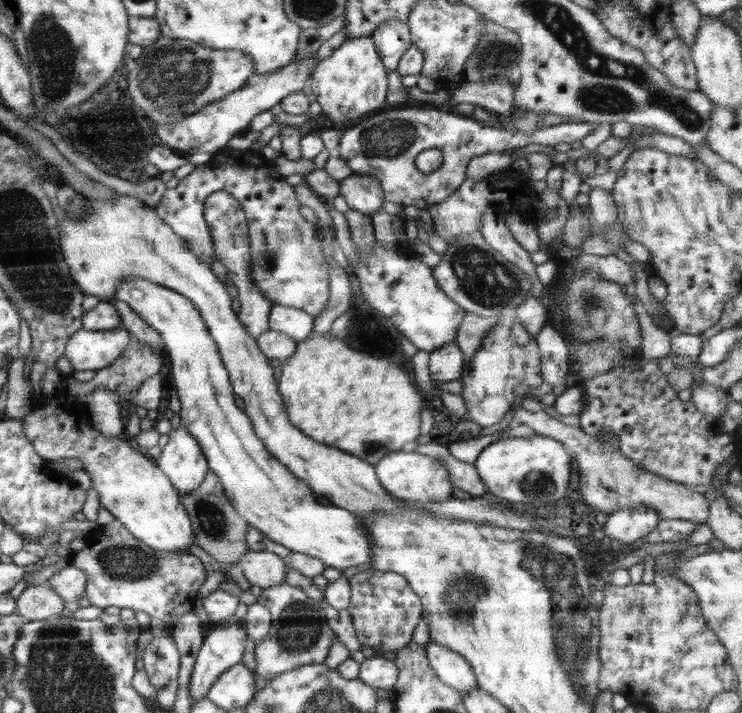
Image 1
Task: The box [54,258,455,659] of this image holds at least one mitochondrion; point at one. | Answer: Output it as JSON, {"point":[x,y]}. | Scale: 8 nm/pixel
{"point":[121,561]}

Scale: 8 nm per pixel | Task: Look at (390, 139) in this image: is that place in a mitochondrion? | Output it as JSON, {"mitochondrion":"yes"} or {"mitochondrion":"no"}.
{"mitochondrion":"yes"}

